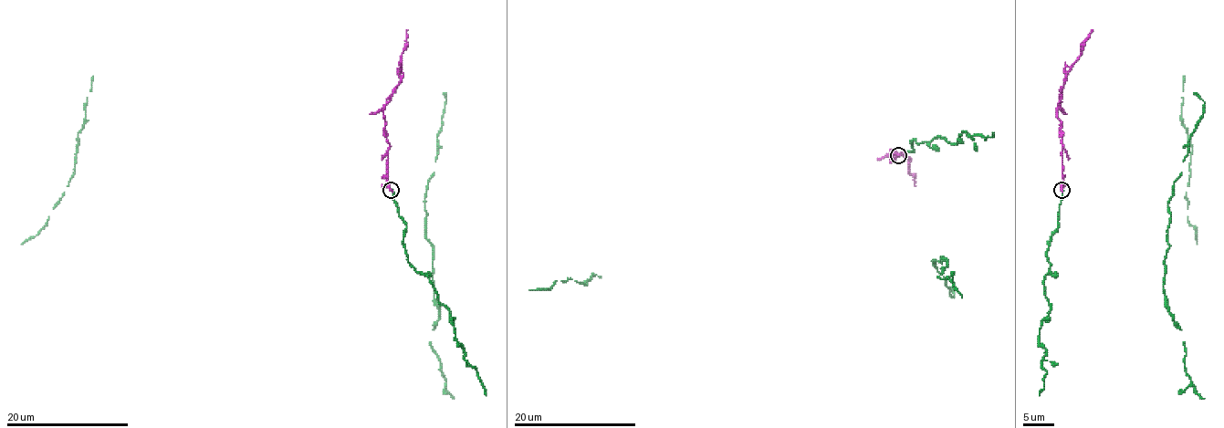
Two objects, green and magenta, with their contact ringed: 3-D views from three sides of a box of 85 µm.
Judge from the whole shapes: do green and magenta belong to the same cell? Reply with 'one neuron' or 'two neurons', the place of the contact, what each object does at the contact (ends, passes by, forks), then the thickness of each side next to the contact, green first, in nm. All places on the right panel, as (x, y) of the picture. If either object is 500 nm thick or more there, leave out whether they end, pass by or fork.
two neurons | (1061, 190) | green ends | magenta passes by | 200/140 nm

